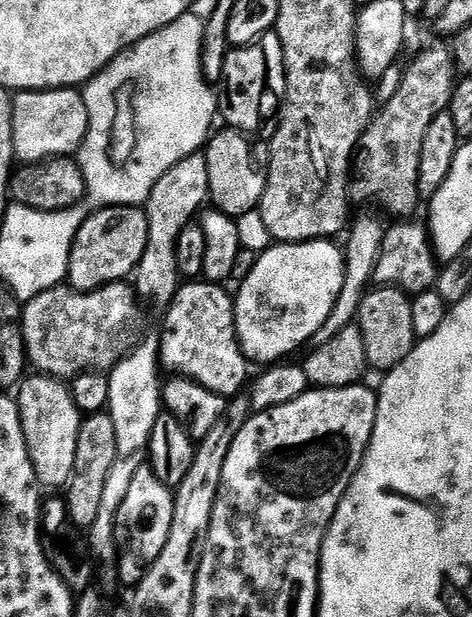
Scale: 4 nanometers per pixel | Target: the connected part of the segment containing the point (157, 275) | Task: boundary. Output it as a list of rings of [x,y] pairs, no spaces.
[[[200,154],[189,156],[183,164],[171,168],[152,191],[152,196],[146,205],[148,241],[134,273],[136,292],[146,303],[164,310],[176,299],[177,291],[182,284],[181,274],[176,269],[178,240],[182,232],[195,221],[192,219],[195,218],[196,211],[204,203],[207,205],[209,200],[208,171],[204,157]]]

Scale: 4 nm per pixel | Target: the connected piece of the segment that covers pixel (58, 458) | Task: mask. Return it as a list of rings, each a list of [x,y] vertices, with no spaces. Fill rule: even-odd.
[[[32,374],[19,385],[19,392],[22,434],[26,438],[36,482],[44,490],[67,489],[72,483],[72,471],[78,454],[78,434],[82,423],[82,414],[74,402],[69,385],[51,376]]]

